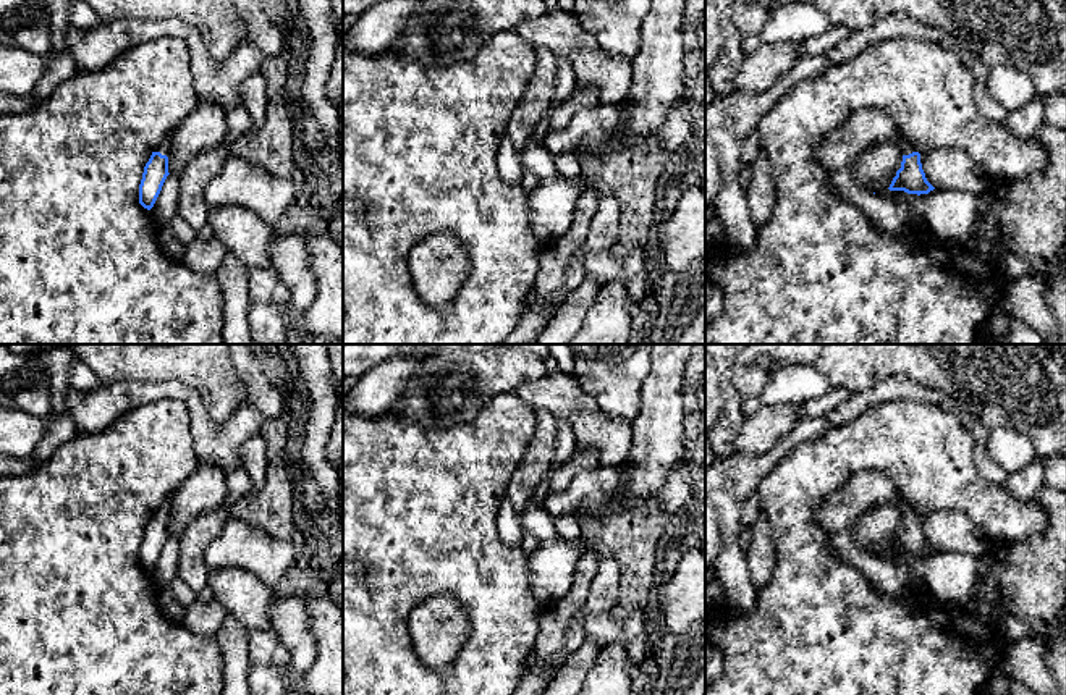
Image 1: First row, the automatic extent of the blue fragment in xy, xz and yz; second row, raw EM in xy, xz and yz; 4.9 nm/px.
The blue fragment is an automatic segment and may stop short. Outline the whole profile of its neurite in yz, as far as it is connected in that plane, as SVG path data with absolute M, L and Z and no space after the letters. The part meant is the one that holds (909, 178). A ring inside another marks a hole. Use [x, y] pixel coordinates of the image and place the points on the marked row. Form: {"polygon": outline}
{"polygon": "M878 108L854 112L820 141L817 155L828 170L840 170L867 145L890 137L899 139L903 162L888 189L917 196L933 191L922 170L920 154L901 134L893 118Z"}

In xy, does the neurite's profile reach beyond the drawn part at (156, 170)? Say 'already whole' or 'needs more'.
needs more

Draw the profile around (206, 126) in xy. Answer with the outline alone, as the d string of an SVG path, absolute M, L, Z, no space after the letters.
M199 99L197 107L173 129L168 173L181 170L202 150L218 145L226 134L226 112Z

